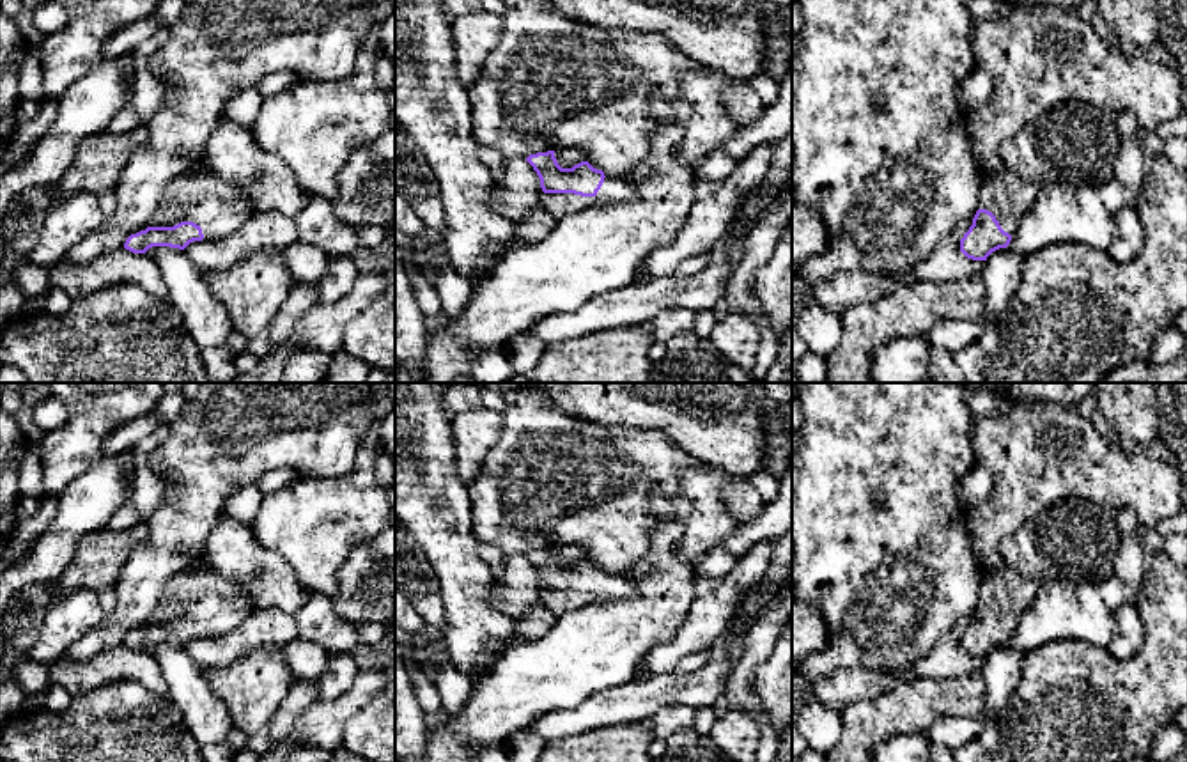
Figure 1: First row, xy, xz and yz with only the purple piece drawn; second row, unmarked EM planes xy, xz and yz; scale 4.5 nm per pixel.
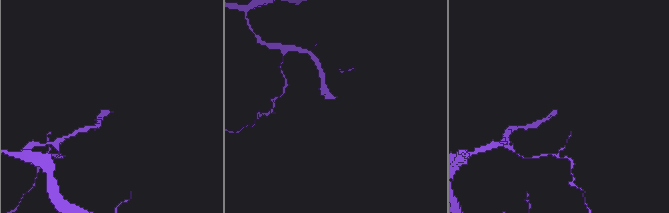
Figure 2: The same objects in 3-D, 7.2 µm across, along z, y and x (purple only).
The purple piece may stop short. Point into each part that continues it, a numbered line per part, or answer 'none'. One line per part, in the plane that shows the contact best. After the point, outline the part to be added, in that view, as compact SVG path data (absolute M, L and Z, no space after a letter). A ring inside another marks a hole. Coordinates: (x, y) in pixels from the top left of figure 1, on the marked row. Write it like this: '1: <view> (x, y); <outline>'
1: xz (613, 190); M606 175L595 197L542 191L540 204L555 220L560 220L585 207L629 202L634 197L636 197L636 190L631 183Z

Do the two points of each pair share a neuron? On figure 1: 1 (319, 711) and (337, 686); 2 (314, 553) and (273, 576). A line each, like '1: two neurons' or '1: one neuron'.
1: two neurons
2: two neurons

